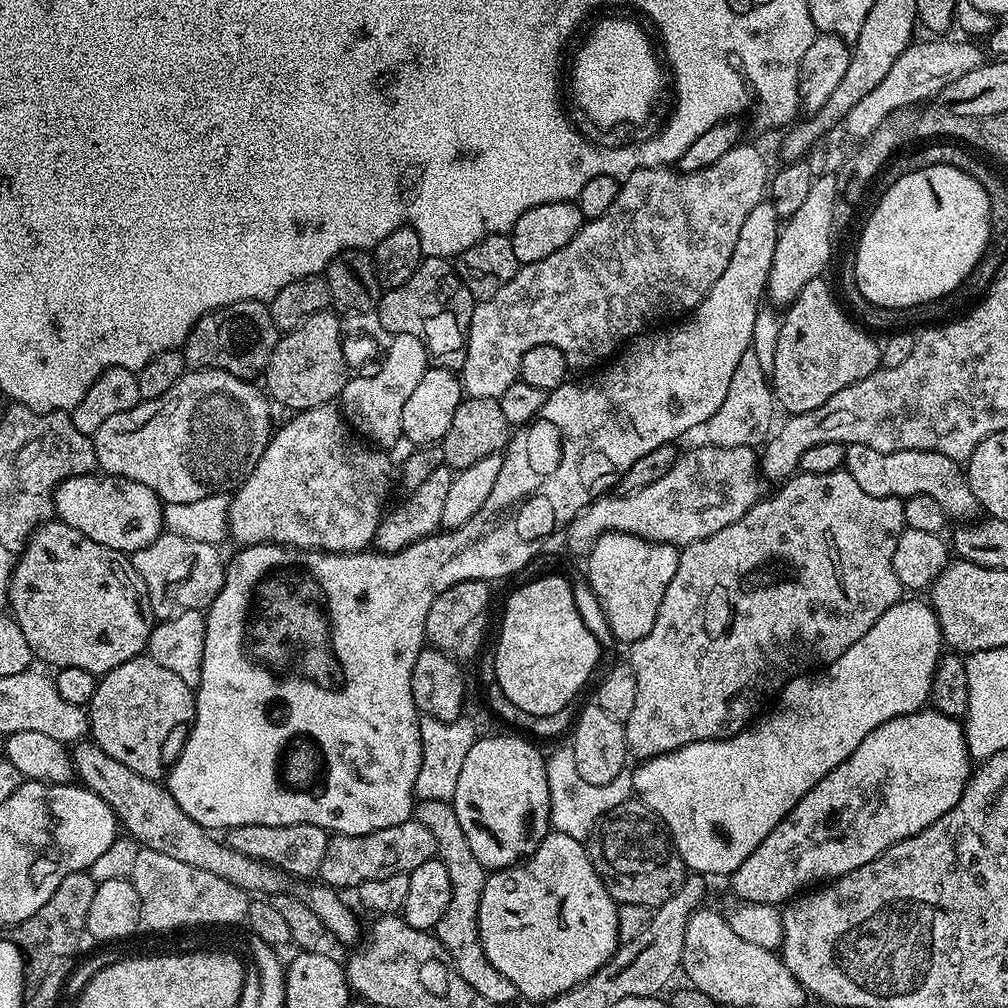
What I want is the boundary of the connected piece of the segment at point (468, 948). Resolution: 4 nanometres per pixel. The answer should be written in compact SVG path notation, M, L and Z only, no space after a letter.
M419 801L418 819L422 822L422 826L426 826L426 830L430 830L430 834L434 834L438 859L444 863L446 870L450 870L450 886L452 887L450 906L446 906L446 914L436 923L434 935L436 939L444 943L449 960L463 980L471 988L478 990L478 994L482 994L486 1000L505 1006L512 999L517 999L516 987L514 982L510 982L510 978L506 978L506 974L498 974L498 970L494 970L490 958L486 958L482 950L480 941L478 914L486 870L478 862L478 858L474 858L470 846L466 846L466 834L462 831L462 825L458 822L458 814L452 809L449 801Z

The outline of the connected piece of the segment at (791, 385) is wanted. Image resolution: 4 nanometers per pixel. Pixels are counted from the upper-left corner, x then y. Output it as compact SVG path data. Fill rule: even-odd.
M821 278L806 282L802 294L787 305L788 313L783 313L780 321L770 383L775 403L779 407L781 404L788 414L821 408L838 390L865 380L881 367L880 344L872 341L869 333L840 309L826 281Z

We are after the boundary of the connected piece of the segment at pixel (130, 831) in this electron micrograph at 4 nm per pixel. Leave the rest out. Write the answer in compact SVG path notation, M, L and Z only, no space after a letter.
M88 738L79 741L71 749L70 755L75 779L112 807L123 831L138 845L158 850L158 854L170 854L170 858L198 866L198 870L210 870L210 874L226 878L226 882L249 894L272 894L279 889L276 887L282 876L277 869L263 860L240 854L223 839L215 840L212 837L215 835L209 834L202 825L194 822L194 818L190 818L190 814L186 814L186 810L174 802L161 781L134 774L130 766L122 766L122 762L110 758Z

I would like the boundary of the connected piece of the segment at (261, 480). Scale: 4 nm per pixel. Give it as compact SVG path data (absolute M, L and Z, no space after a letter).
M332 404L314 406L305 412L295 413L284 425L273 431L272 439L269 440L262 458L258 458L258 466L244 479L243 484L236 489L228 505L228 536L237 540L237 545L247 546L250 544L286 544L290 548L304 548L307 552L362 552L373 543L375 532L379 528L382 517L385 515L384 503L388 500L388 487L392 480L388 475L394 472L387 455L379 447L369 446L349 425L346 423L341 409Z

